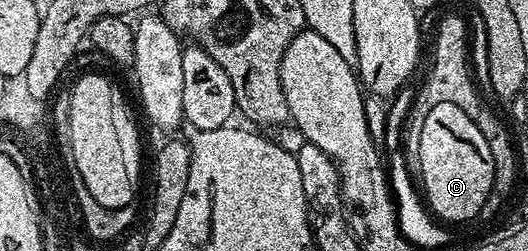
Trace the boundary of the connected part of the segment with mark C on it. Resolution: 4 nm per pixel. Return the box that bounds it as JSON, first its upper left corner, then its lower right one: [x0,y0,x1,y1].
[419,105,495,225]

